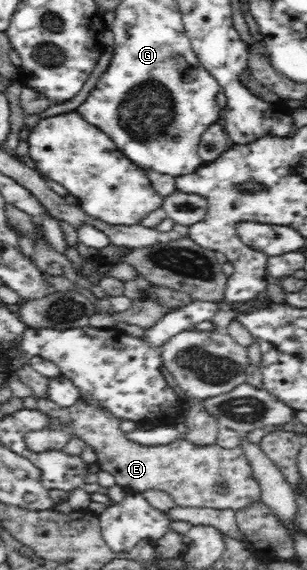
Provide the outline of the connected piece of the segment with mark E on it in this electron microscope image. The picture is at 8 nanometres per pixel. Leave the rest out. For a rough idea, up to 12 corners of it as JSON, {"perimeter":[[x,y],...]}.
{"perimeter":[[80,397],[37,398],[60,426],[30,451],[72,438],[116,485],[162,490],[180,507],[234,511],[261,501],[240,443],[144,446]]}

